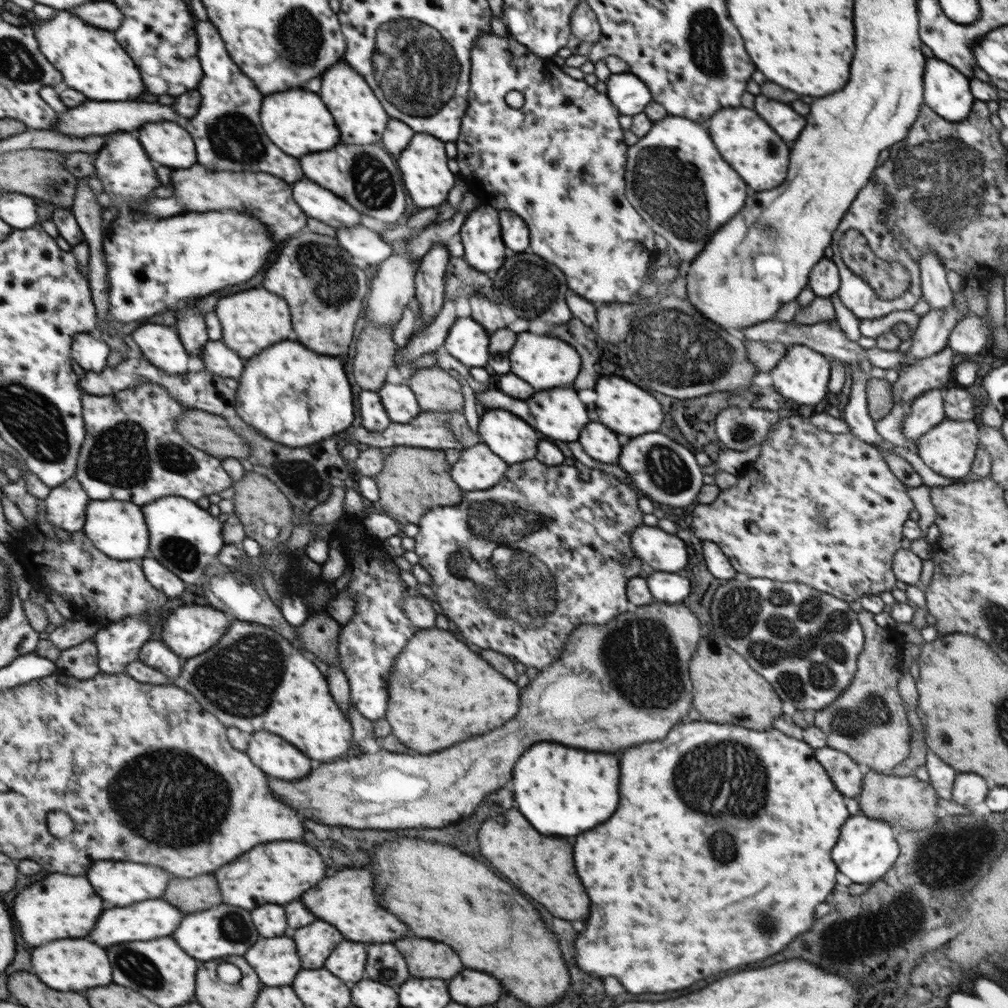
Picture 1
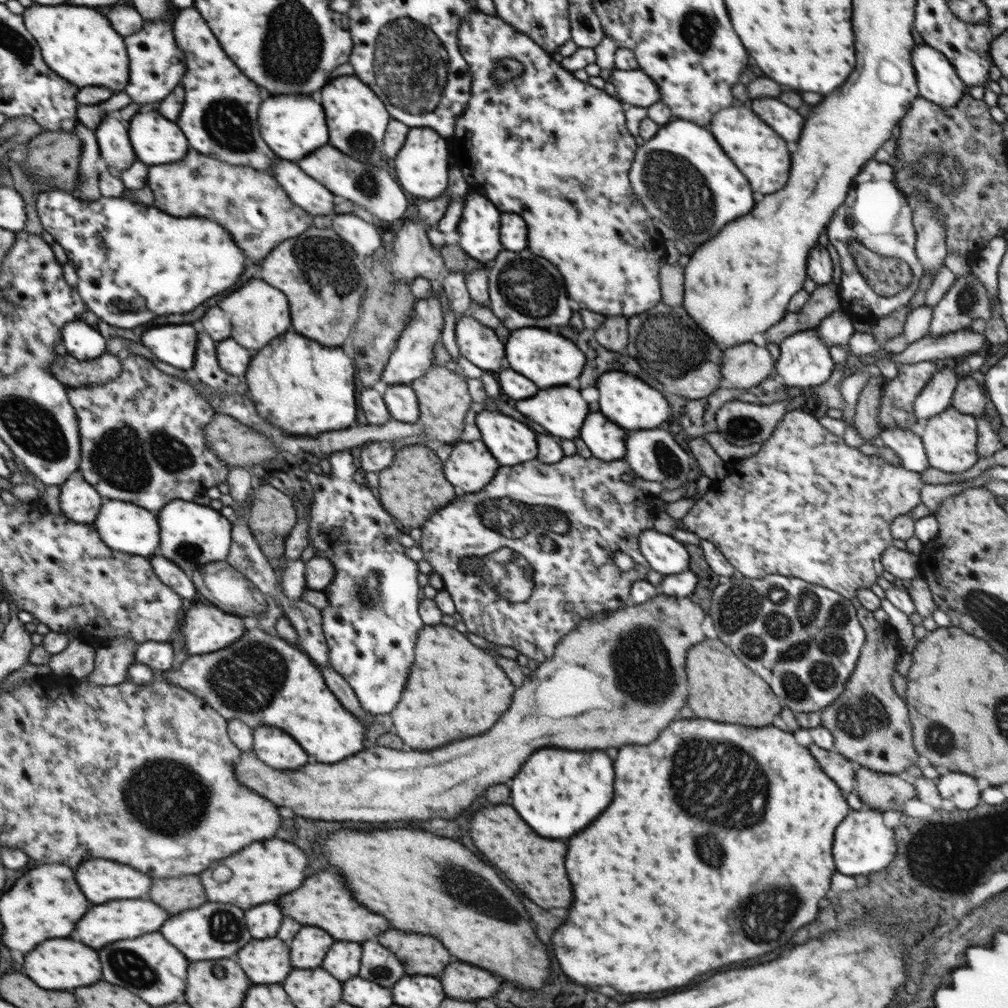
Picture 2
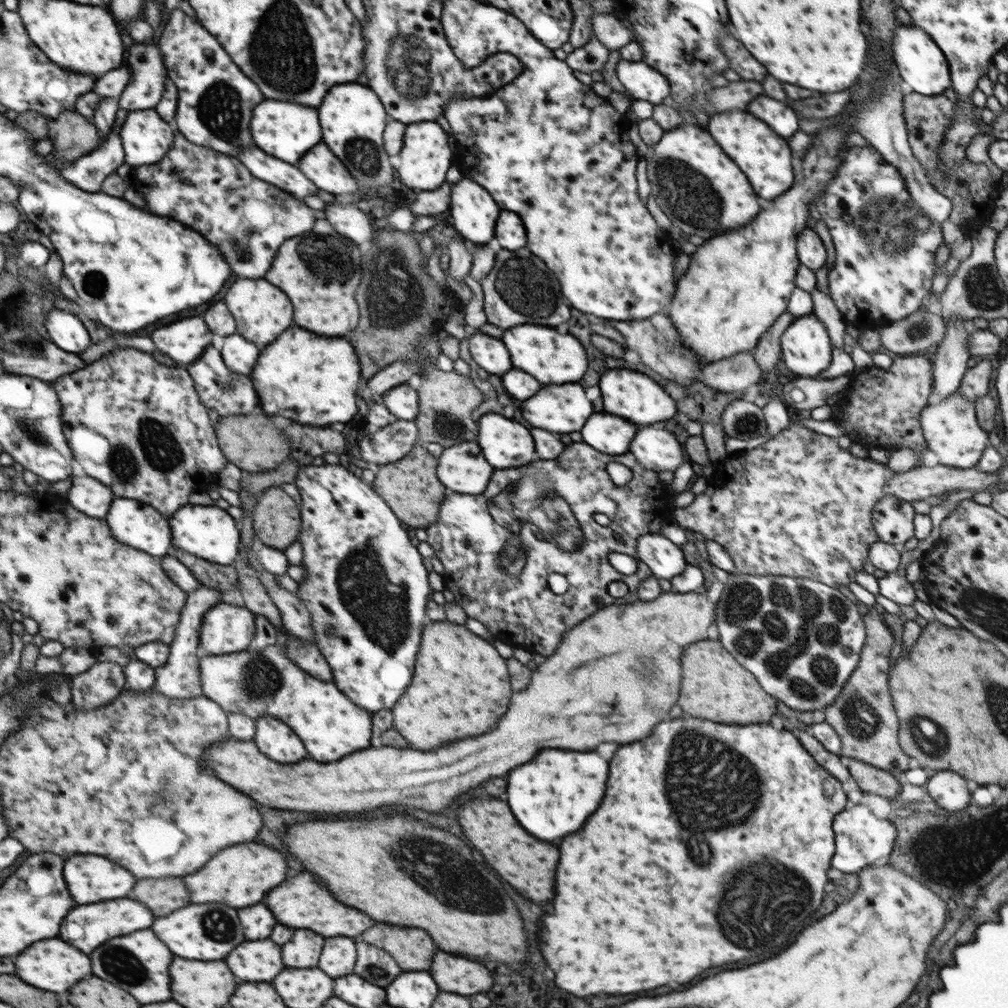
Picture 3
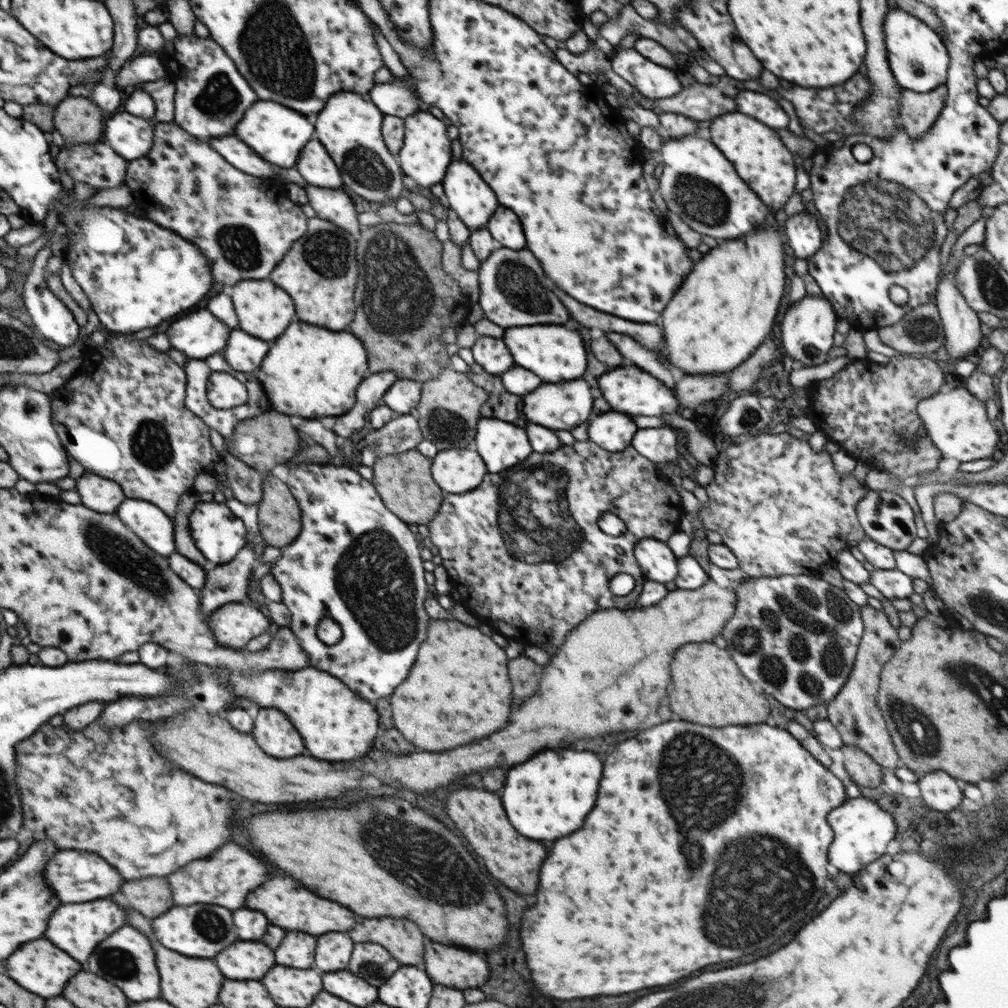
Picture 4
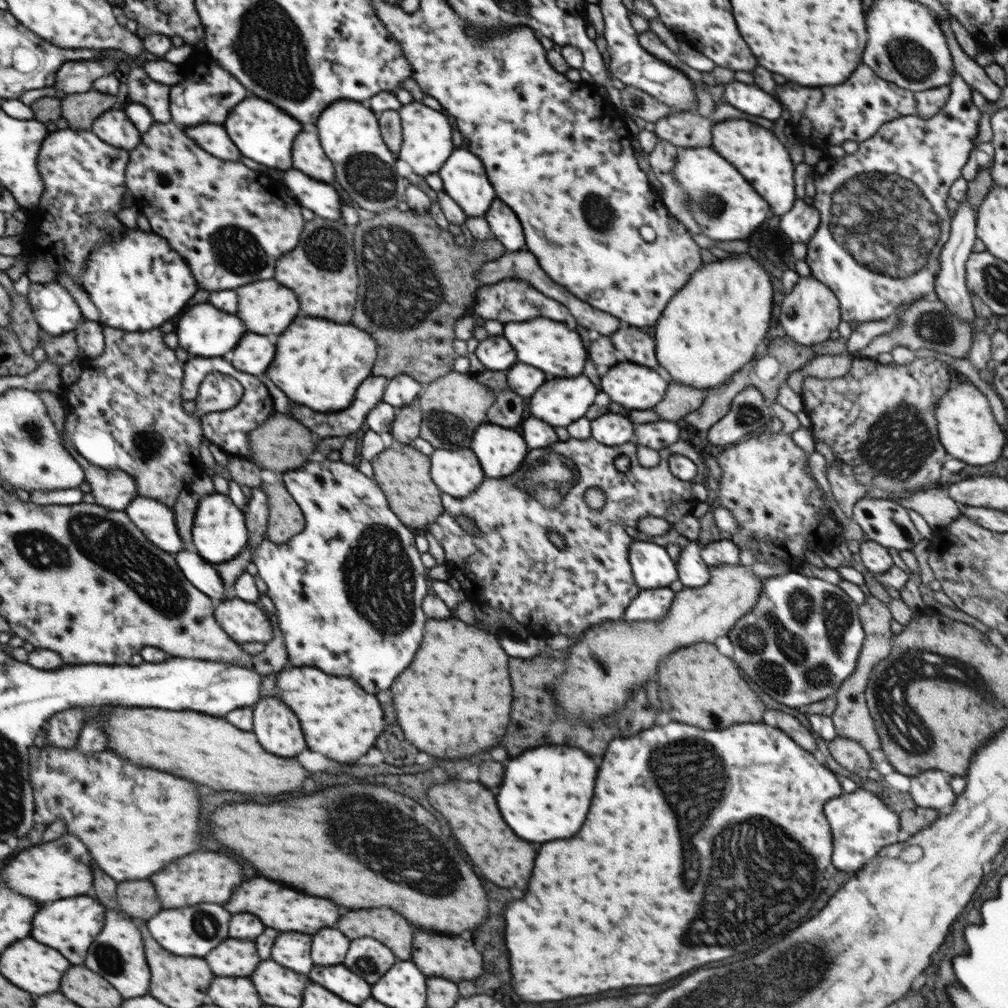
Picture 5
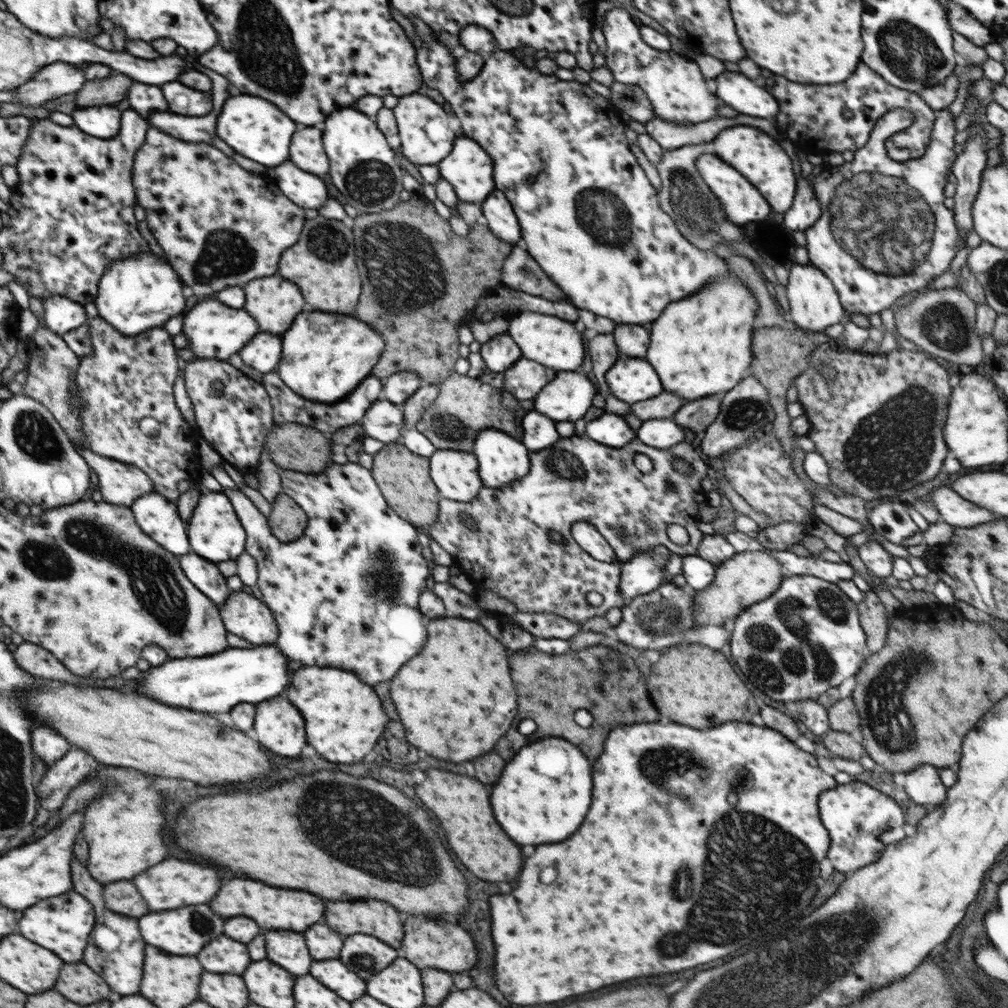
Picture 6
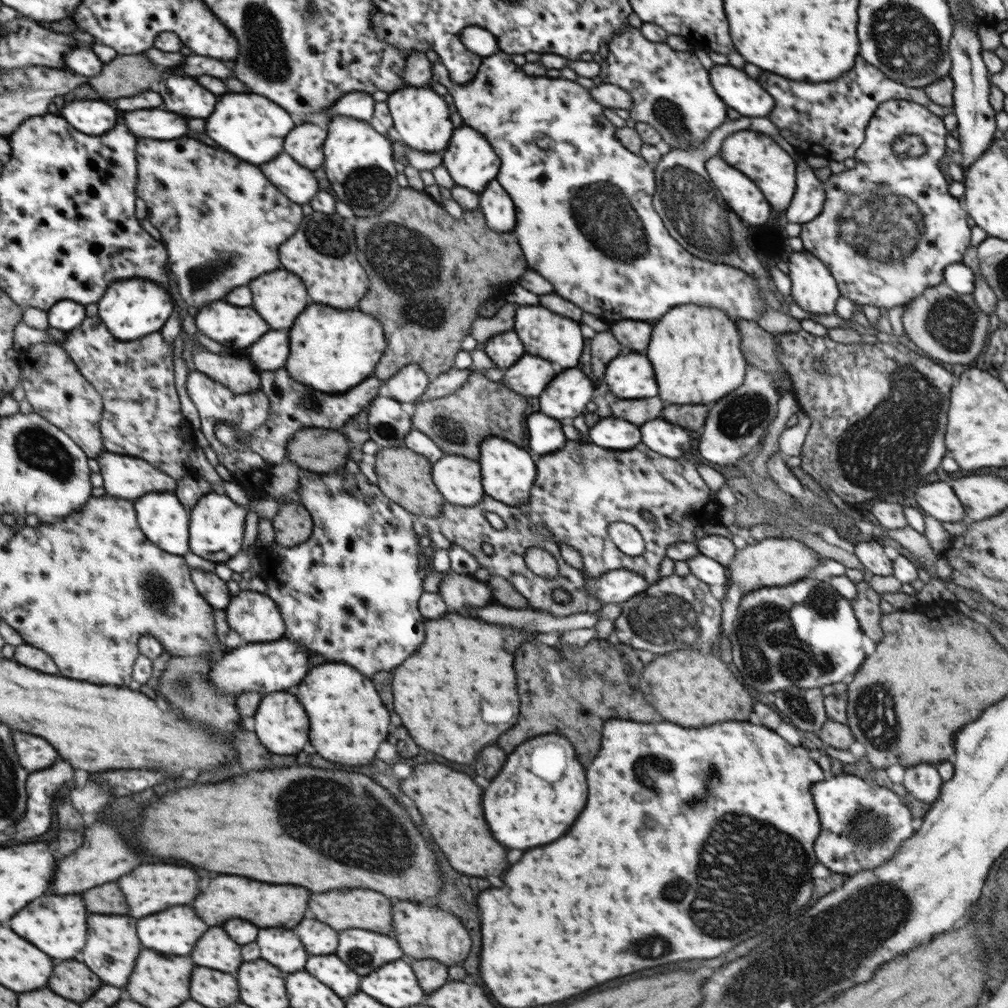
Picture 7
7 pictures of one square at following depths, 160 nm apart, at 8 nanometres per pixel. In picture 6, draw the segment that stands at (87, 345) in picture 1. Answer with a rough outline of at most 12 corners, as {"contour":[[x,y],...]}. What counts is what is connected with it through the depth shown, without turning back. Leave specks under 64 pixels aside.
{"contour":[[64,296],[42,301],[44,322],[63,335],[89,321],[84,305]]}

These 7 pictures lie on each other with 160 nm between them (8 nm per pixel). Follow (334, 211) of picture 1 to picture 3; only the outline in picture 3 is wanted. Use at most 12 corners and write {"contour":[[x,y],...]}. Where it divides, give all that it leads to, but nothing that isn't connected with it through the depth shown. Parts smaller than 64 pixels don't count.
{"contour":[[258,148],[236,158],[255,177],[298,200],[319,190],[296,166]]}

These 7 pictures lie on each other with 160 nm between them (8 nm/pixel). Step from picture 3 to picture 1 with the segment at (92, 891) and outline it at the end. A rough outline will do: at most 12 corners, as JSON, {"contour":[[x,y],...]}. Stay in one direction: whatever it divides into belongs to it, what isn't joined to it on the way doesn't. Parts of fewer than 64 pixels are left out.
{"contour":[[98,860],[90,884],[112,906],[162,899],[170,874]]}

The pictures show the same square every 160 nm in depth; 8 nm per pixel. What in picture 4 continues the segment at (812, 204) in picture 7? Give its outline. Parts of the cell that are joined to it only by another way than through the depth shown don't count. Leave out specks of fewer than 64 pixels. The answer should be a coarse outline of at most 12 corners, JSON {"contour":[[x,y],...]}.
{"contour":[[816,216],[788,217],[786,232],[797,258],[809,260],[823,243]]}

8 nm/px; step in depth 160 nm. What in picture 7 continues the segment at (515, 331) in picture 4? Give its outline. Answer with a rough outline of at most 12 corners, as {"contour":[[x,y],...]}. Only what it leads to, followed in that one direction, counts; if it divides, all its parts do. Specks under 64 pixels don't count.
{"contour":[[518,306],[525,353],[562,368],[580,360],[580,324],[542,306]]}

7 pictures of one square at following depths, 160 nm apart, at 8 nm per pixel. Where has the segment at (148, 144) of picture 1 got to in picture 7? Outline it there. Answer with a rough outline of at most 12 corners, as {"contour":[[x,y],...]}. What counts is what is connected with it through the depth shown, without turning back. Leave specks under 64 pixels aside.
{"contour":[[100,99],[59,106],[74,128],[98,136],[112,130],[116,110]]}

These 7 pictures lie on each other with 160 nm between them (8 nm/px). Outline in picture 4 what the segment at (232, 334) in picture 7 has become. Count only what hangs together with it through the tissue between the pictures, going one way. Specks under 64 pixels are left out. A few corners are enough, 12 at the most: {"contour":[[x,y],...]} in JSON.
{"contour":[[200,310],[176,320],[172,349],[203,360],[228,346],[230,328]]}

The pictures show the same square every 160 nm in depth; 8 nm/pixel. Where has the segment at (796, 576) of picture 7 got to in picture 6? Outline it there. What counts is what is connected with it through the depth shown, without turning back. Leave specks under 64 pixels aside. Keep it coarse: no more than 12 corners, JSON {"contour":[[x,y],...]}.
{"contour":[[766,550],[736,553],[695,591],[696,628],[727,624],[776,592]]}

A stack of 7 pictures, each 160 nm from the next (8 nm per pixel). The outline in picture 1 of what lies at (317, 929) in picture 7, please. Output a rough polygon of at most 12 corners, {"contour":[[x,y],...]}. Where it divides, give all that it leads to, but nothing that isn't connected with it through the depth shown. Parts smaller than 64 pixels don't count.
{"contour":[[344,940],[324,968],[344,982],[364,976],[366,944]]}

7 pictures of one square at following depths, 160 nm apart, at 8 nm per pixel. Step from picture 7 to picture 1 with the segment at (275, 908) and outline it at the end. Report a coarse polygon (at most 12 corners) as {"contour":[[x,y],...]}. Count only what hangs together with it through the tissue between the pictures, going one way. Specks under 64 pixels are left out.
{"contour":[[352,868],[302,894],[343,938],[378,944],[408,936],[374,896],[374,874]]}

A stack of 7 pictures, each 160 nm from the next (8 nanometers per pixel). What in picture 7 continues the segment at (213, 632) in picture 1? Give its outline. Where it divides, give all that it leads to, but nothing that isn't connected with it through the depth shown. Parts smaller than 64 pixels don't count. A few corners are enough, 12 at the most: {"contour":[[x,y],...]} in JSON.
{"contour":[[241,590],[224,611],[244,643],[284,638],[271,597]]}

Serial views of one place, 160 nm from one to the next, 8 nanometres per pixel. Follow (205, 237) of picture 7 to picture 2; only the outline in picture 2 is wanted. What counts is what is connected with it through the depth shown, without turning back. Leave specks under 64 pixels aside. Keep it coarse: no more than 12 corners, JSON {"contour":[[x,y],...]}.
{"contour":[[189,148],[154,207],[218,221],[262,263],[314,226],[269,171]]}

